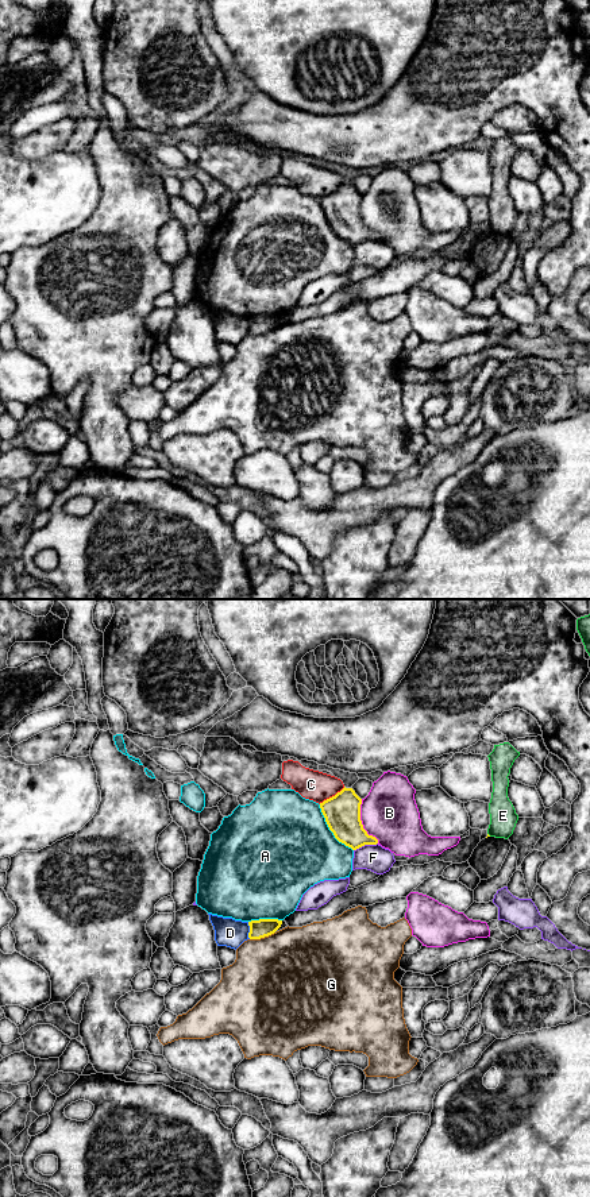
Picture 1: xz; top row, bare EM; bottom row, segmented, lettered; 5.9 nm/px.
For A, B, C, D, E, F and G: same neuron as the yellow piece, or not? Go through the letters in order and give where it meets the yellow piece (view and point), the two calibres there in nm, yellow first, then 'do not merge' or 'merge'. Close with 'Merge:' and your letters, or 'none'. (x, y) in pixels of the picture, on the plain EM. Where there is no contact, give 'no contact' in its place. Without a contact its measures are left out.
A: xz (330, 224) | 220/500 nm | do not merge
B: xz (361, 217) | 220/340 nm | do not merge
C: xz (332, 192) | 220/180 nm | do not merge
D: xz (250, 325) | 110/170 nm | do not merge
E: no contact | do not merge
F: xz (365, 239) | 220/160 nm | do not merge
G: xz (262, 332) | 110/500 nm | do not merge
Merge: none

